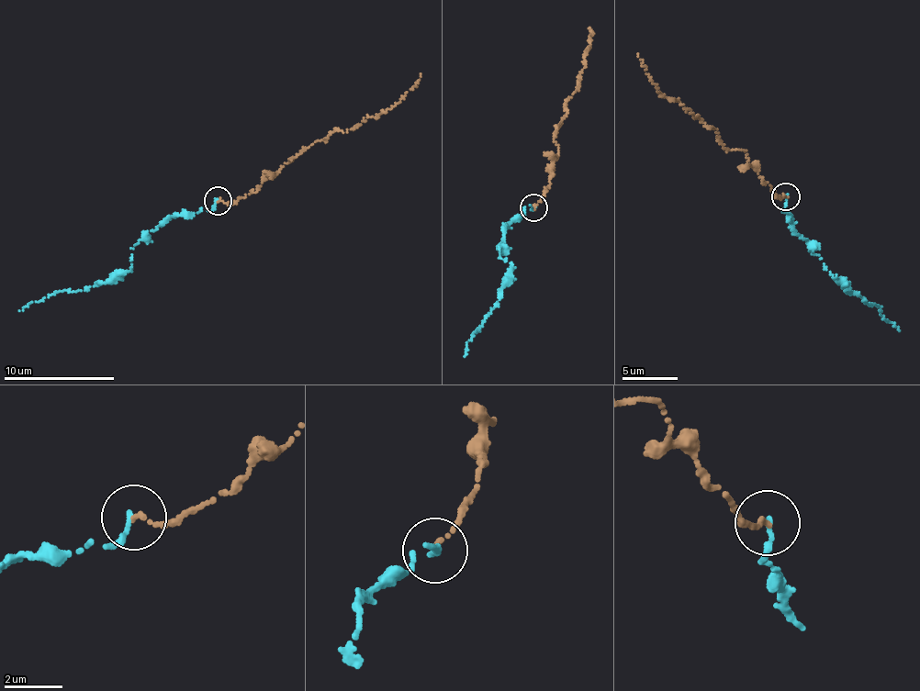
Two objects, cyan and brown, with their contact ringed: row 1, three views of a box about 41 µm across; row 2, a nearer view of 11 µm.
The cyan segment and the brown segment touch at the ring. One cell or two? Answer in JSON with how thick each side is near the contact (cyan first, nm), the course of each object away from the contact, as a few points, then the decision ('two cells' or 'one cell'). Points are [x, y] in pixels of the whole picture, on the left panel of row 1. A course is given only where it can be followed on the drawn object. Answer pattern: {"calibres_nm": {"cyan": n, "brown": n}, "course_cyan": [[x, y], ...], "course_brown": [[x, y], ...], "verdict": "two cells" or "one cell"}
{"calibres_nm": {"cyan": 190, "brown": 170}, "course_cyan": [[218, 202], [207, 211], [177, 214], [134, 245], [127, 271], [105, 284], [56, 292], [19, 311]], "course_brown": [[218, 201], [238, 200], [316, 140], [335, 130], [347, 132], [400, 102], [420, 73]], "verdict": "one cell"}

